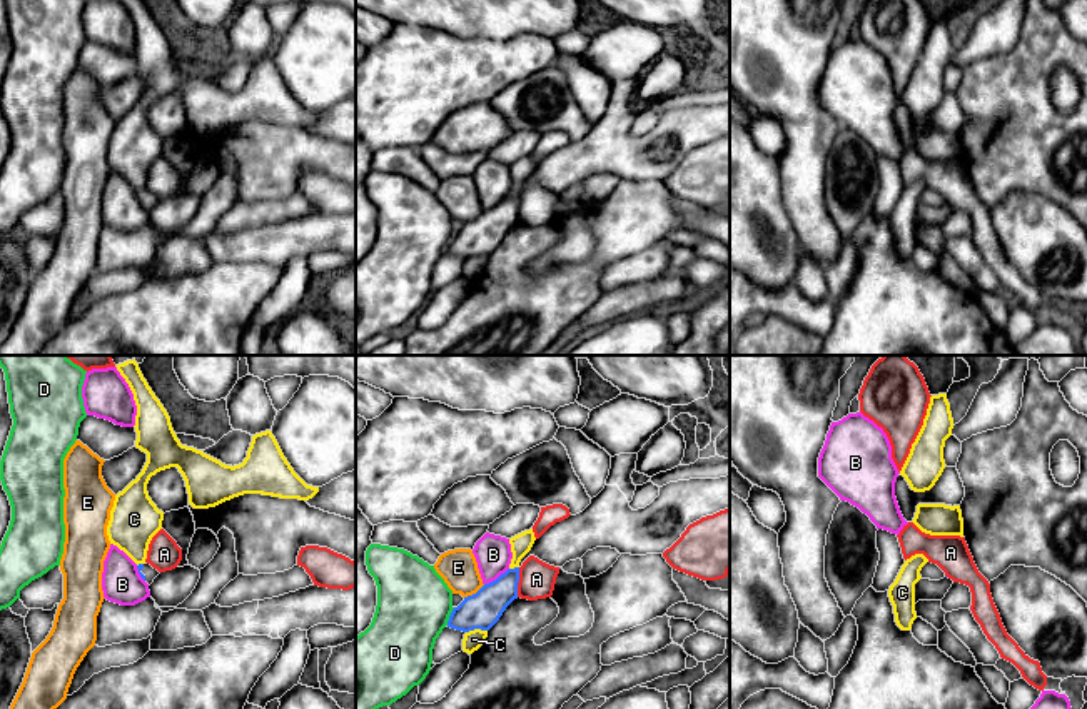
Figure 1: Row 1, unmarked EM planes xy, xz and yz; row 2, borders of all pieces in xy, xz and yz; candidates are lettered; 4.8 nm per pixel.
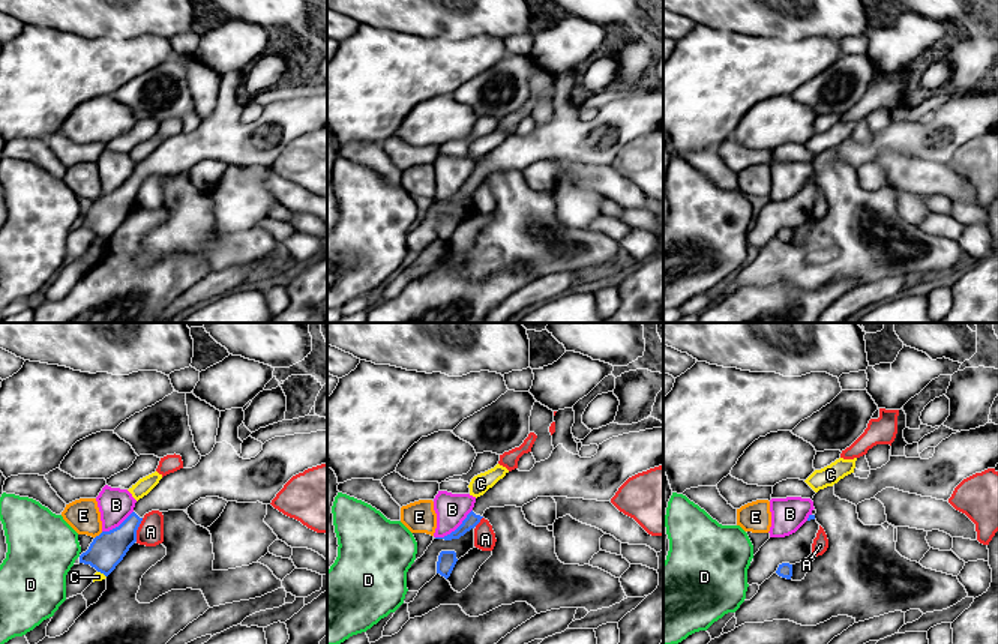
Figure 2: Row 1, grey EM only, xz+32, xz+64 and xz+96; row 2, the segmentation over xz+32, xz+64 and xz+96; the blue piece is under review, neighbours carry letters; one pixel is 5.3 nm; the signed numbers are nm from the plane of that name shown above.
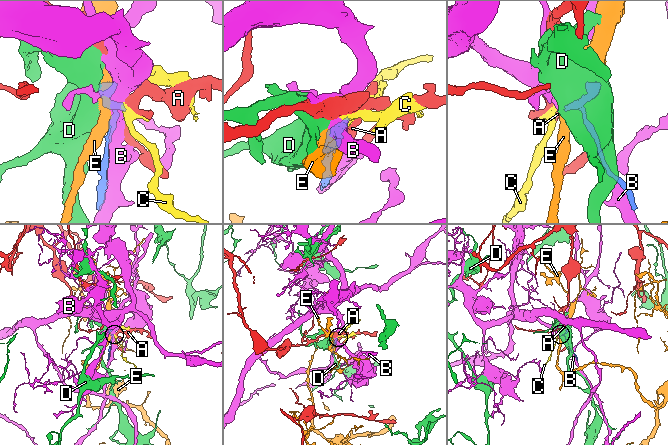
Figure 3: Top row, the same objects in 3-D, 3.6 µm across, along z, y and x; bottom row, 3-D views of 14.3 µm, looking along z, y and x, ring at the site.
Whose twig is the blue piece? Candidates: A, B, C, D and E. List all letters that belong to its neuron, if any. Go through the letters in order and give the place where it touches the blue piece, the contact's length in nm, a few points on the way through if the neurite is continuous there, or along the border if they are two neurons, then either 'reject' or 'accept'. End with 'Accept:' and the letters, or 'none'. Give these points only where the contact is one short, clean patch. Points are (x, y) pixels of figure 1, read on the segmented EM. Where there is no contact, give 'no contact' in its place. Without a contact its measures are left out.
A: xz (518, 581) | 140 nm | along xz (520, 568), (516, 596) | reject
B: xz (498, 578) | 150 nm | reject
C: xz (476, 628) | 110 nm | reject
D: xz (449, 616) | 100 nm | along xz (455, 608), (446, 624) | reject
E: xz (476, 593) | 120 nm | reject
Accept: none

